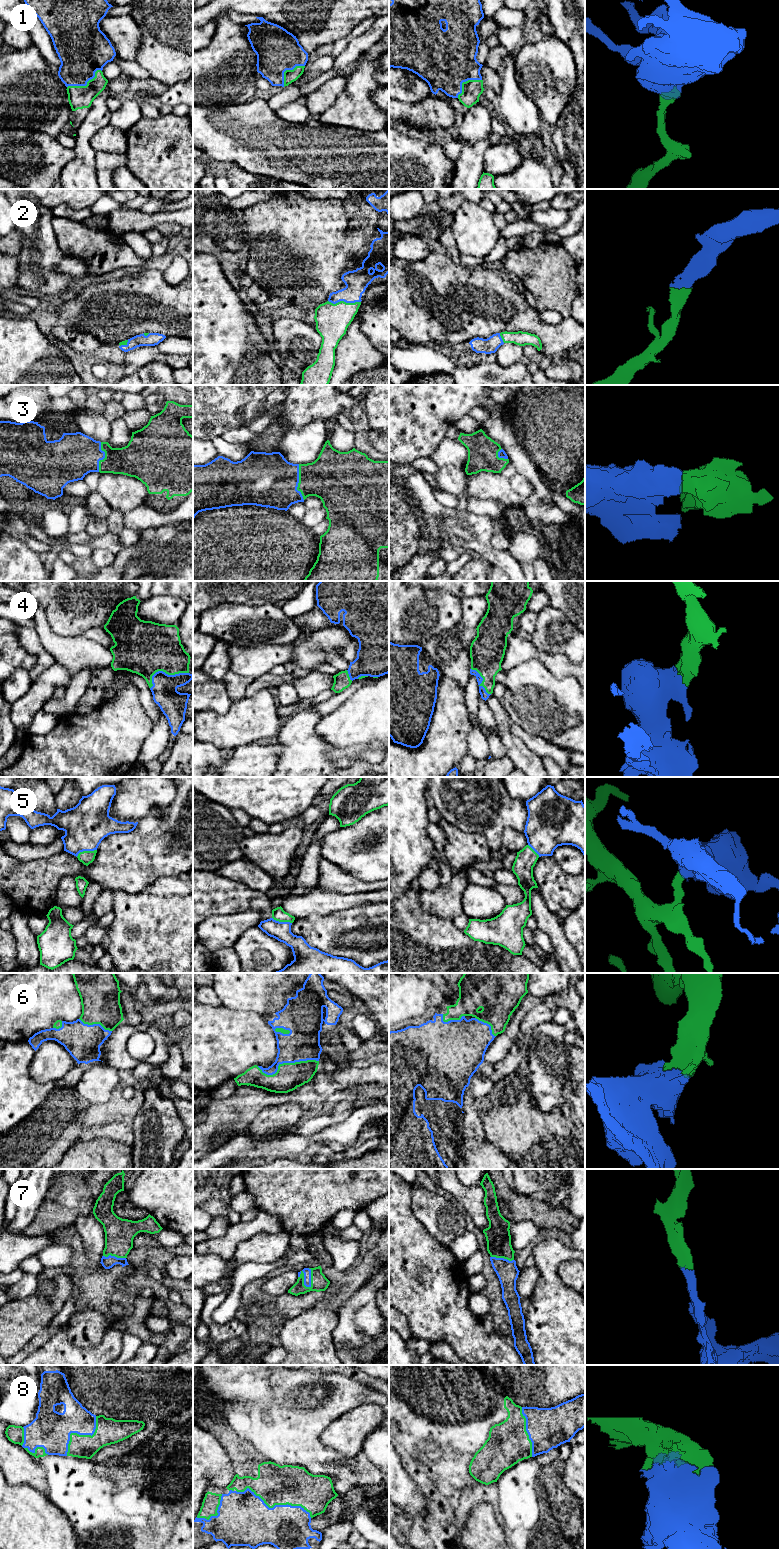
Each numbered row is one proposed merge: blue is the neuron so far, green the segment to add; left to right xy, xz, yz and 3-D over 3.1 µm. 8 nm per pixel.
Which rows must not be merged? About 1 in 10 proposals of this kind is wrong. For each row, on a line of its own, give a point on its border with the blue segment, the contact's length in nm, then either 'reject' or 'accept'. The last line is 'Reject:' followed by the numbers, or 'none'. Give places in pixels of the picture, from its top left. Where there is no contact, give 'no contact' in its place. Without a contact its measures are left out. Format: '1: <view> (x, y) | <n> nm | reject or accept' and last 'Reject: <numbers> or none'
1: xy (86, 84) | 320 nm | accept
2: xz (344, 301) | 260 nm | accept
3: xz (298, 482) | 300 nm | accept
4: xy (164, 672) | 340 nm | accept
5: xy (86, 850) | 180 nm | accept
6: xz (286, 1062) | 500 nm | accept
7: xz (310, 1279) | 160 nm | accept
8: xz (275, 1505) | 650 nm | accept
Reject: none

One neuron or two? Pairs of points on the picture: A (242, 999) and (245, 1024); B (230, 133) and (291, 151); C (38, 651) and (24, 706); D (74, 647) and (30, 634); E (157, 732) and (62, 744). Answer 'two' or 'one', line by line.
A: two
B: one
C: two
D: two
E: two

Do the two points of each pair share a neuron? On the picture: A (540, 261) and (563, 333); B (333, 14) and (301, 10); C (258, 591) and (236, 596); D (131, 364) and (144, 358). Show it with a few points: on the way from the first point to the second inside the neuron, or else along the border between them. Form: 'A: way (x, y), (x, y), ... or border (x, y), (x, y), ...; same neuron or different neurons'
A: border (571, 314), (564, 318); different neurons
B: way (325, 10), (309, 10); same neuron
C: way (253, 591), (241, 591); same neuron
D: way (134, 361), (137, 358), (141, 358); same neuron

